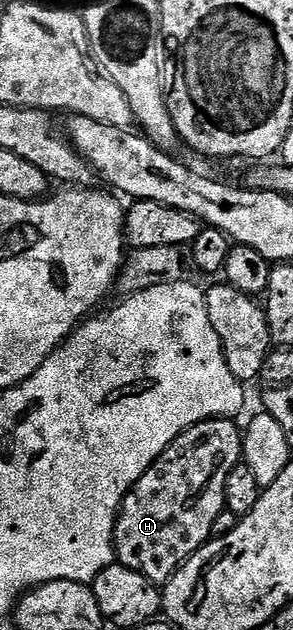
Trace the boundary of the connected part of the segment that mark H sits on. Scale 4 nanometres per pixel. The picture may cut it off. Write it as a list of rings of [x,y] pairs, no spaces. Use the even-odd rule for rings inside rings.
[[[210,418],[207,422],[188,428],[151,466],[136,480],[122,502],[114,525],[114,556],[117,565],[132,568],[155,584],[165,584],[178,569],[210,541],[214,534],[216,516],[226,509],[224,484],[228,484],[228,472],[242,462],[242,430],[237,421],[228,418]]]

